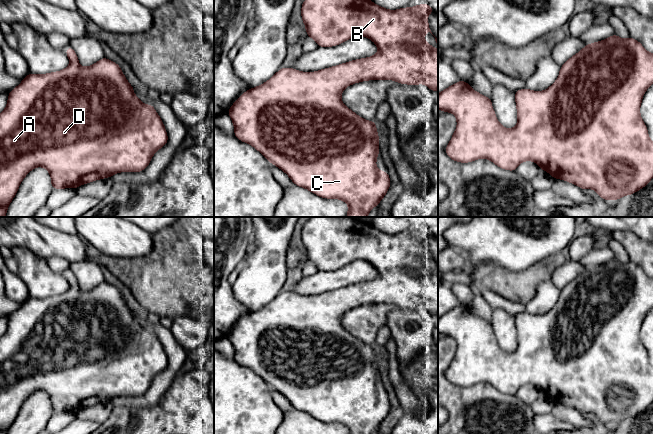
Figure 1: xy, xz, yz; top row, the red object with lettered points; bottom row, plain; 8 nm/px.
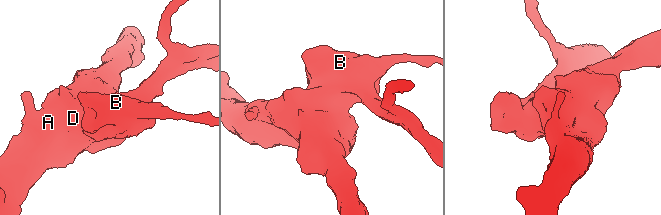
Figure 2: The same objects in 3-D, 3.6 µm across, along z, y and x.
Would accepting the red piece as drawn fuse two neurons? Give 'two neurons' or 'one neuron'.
one neuron

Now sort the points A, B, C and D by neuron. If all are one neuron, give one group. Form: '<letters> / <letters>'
A B C D

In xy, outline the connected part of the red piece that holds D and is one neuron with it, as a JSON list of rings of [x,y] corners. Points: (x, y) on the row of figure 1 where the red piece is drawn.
[[[71,46],[66,49],[65,54],[70,60],[68,67],[42,75],[28,74],[17,87],[9,92],[6,108],[0,113],[0,217],[6,216],[7,209],[17,194],[22,180],[35,167],[44,167],[50,173],[53,189],[76,189],[80,185],[112,177],[116,173],[143,171],[148,167],[155,152],[168,142],[167,131],[153,105],[145,105],[134,94],[133,86],[127,81],[117,63],[104,57],[93,65],[81,67],[76,52]]]

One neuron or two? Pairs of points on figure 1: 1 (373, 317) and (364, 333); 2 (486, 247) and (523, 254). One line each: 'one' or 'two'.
1: one
2: one

